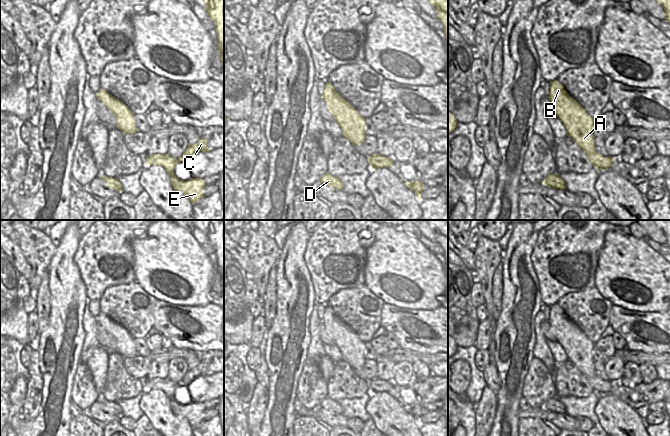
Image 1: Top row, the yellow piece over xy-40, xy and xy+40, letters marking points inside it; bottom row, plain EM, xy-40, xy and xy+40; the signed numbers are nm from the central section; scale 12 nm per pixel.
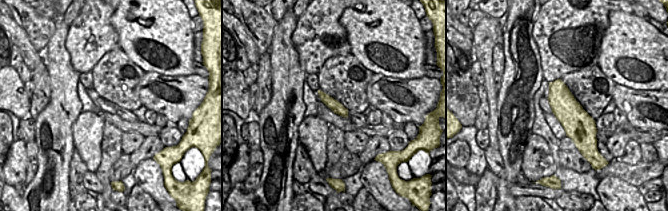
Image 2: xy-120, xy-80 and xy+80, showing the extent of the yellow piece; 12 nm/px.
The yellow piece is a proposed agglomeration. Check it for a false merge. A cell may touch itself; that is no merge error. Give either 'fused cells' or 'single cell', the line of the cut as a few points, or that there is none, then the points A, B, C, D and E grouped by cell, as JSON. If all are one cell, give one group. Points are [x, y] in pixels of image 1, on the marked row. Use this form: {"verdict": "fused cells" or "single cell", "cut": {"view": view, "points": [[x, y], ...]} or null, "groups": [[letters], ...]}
{"verdict": "single cell", "cut": null, "groups": [["A", "B", "C", "D", "E"]]}

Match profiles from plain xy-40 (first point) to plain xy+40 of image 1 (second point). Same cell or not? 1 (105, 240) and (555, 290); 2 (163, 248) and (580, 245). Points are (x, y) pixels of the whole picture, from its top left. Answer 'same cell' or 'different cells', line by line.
1: same cell
2: different cells

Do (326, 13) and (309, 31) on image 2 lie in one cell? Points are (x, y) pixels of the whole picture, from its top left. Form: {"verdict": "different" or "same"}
{"verdict": "same"}

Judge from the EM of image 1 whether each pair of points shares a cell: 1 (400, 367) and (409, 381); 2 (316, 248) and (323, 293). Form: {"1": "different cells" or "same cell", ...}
{"1": "same cell", "2": "same cell"}

